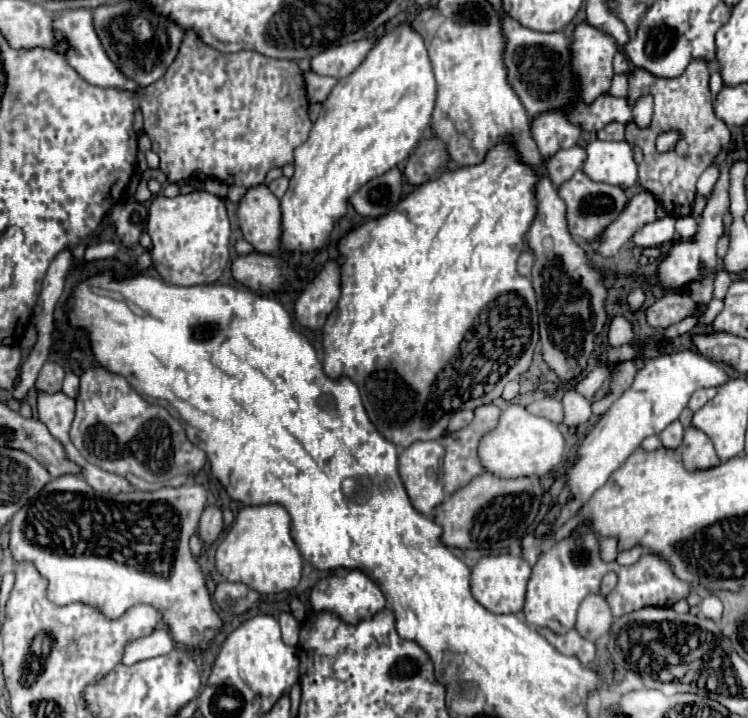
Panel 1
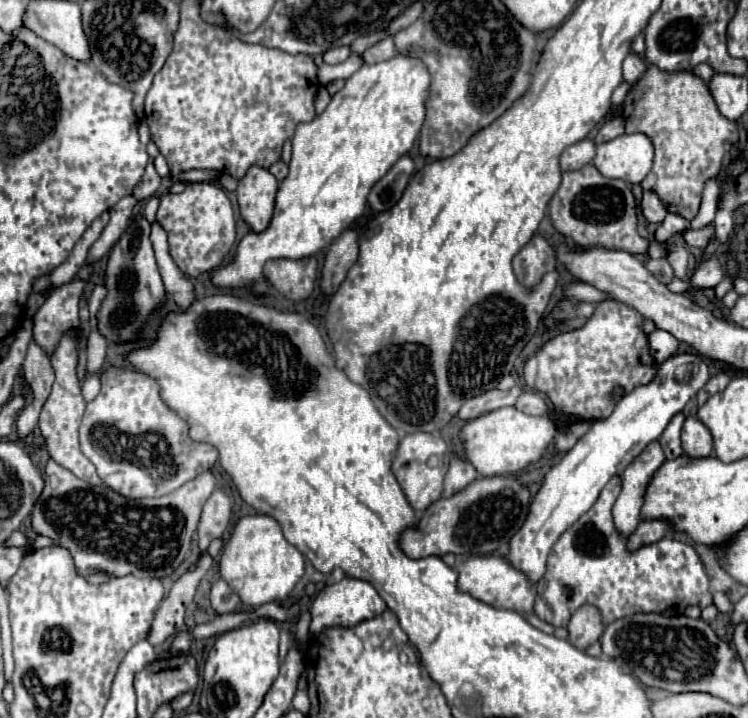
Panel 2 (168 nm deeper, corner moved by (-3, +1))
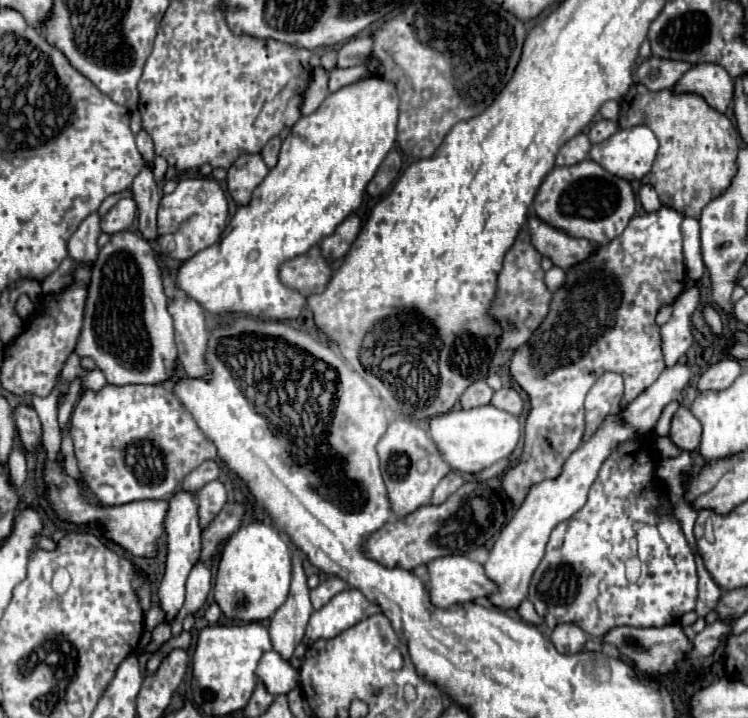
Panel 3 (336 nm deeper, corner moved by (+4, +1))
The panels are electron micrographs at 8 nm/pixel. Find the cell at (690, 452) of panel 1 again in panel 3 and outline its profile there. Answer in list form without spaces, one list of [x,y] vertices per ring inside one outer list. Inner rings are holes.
[[[680,406],[678,412],[672,418],[672,428],[670,428],[670,440],[686,452],[692,452],[698,448],[700,444],[700,434],[702,434],[702,426],[698,422],[698,418],[686,408]]]

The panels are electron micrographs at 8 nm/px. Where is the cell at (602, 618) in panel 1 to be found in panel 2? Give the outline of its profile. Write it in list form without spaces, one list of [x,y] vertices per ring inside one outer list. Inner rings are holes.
[[[583,604],[571,616],[567,630],[569,630],[569,642],[575,644],[575,648],[579,648],[579,650],[585,650],[593,642],[597,642],[605,630],[599,608],[591,606],[591,604]]]

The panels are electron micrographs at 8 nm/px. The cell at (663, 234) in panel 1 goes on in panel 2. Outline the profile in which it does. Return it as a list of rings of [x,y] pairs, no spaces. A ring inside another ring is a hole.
[[[713,224],[707,226],[707,228],[701,228],[701,230],[691,230],[691,228],[687,228],[687,230],[681,232],[681,238],[683,238],[689,246],[693,246],[693,248],[703,248],[703,246],[707,246],[707,244],[711,242],[711,238],[713,238]]]

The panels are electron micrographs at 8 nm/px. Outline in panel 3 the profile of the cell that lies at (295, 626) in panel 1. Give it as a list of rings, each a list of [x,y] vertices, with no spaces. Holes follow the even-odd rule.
[[[270,650],[262,656],[256,668],[256,675],[264,684],[264,688],[274,696],[288,694],[290,690],[300,686],[299,670],[292,668],[276,650]]]

